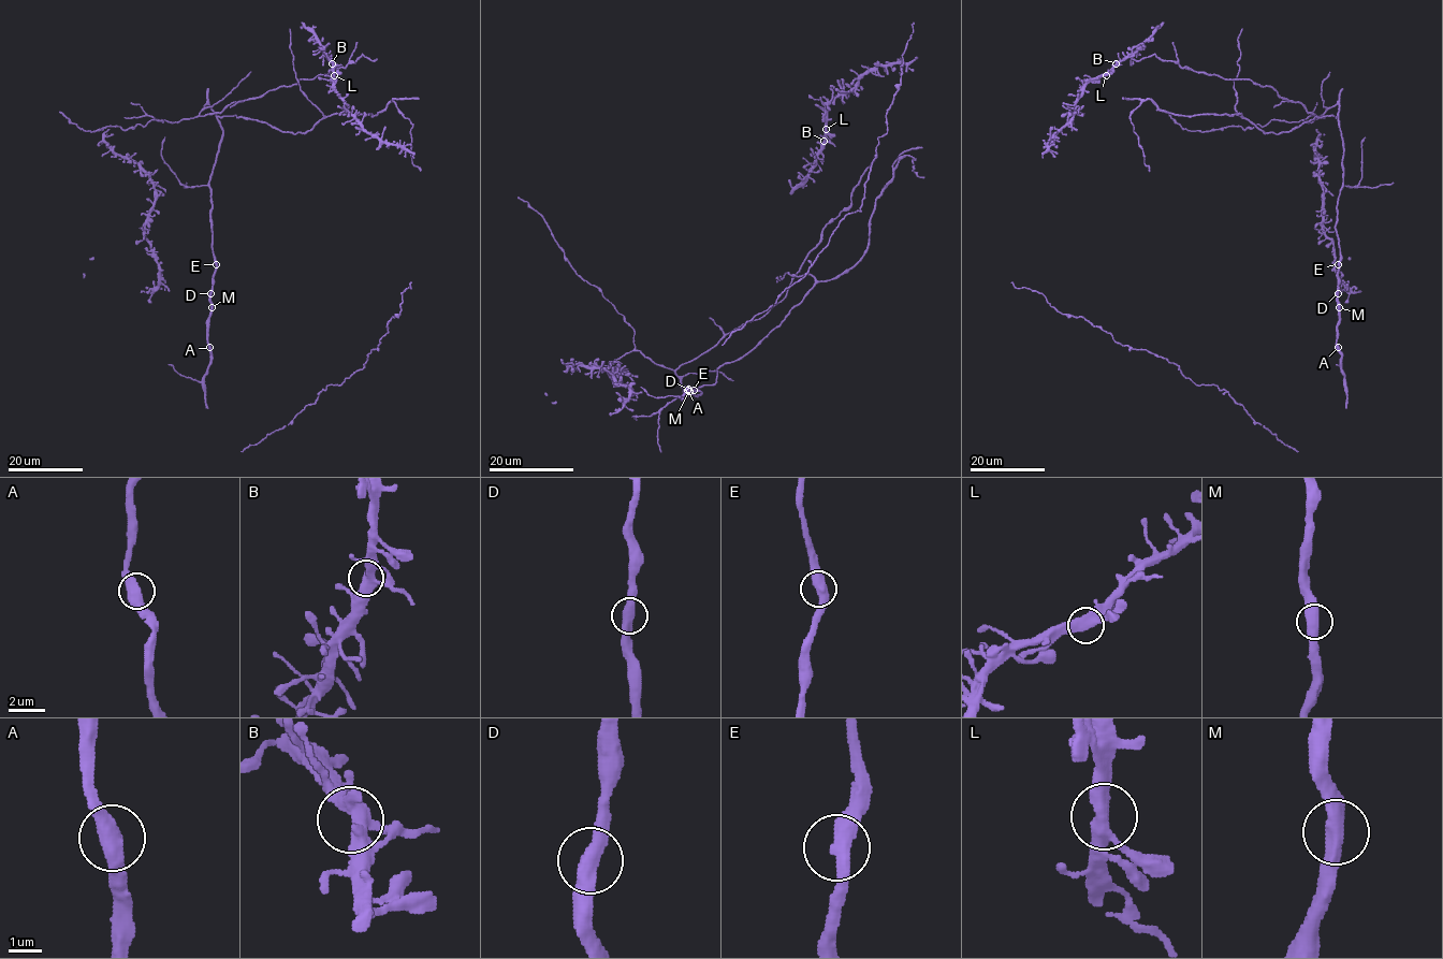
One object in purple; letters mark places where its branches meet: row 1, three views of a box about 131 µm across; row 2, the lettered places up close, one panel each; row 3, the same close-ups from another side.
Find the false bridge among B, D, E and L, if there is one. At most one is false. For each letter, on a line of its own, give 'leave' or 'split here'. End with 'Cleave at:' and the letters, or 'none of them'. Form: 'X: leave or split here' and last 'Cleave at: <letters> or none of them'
B: leave
D: leave
E: leave
L: leave
Cleave at: none of them

